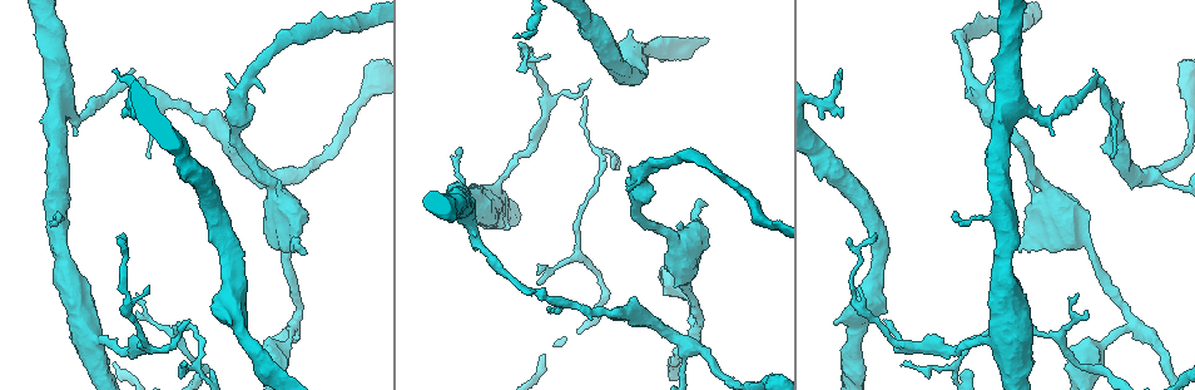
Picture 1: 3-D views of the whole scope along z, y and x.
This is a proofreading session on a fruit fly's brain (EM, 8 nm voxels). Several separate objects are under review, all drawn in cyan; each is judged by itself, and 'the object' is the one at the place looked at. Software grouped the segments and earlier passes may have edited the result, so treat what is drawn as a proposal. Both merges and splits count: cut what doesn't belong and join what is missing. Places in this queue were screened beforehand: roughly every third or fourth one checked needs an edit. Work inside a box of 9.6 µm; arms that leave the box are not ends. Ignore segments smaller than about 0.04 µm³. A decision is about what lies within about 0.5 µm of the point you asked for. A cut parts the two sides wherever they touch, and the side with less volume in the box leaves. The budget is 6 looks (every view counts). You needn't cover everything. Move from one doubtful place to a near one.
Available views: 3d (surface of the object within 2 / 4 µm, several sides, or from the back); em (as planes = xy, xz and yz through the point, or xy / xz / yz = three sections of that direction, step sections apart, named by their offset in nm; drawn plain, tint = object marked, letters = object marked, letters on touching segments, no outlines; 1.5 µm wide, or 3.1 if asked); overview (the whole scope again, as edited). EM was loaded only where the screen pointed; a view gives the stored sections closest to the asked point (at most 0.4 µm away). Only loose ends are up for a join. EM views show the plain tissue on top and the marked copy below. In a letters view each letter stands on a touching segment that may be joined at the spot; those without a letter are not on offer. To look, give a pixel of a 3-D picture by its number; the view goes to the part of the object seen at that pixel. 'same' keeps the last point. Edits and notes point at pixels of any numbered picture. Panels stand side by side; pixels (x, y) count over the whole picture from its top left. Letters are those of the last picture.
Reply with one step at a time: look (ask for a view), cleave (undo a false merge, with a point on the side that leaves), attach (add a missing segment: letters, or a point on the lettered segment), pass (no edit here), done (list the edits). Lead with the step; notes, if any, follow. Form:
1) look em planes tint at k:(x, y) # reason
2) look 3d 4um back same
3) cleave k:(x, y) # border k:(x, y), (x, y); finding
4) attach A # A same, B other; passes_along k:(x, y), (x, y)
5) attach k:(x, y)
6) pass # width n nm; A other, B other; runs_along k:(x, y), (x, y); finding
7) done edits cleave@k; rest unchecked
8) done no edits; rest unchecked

look em planes letters at 1:(526, 39)

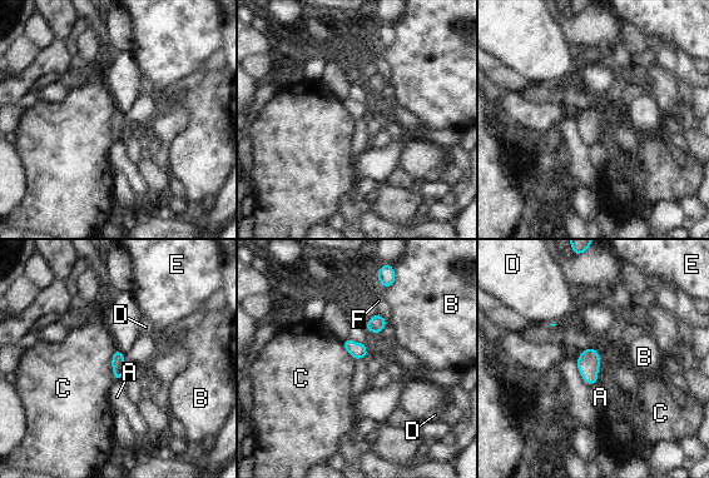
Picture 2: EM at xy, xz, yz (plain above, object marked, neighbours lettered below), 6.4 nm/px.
pass # A other, B other, C other, D other, E other, F other; border 2:(115, 349), (112, 357), (113, 381); none of them fits

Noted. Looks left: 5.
look em xy step 4 tint at 1:(694, 327) # branch point

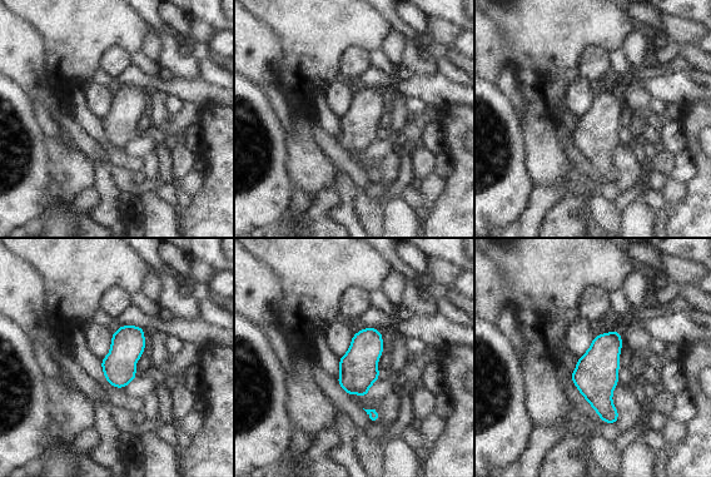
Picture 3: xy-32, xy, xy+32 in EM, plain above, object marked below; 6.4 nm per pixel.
look em yz step 4 tint same # cut it another way

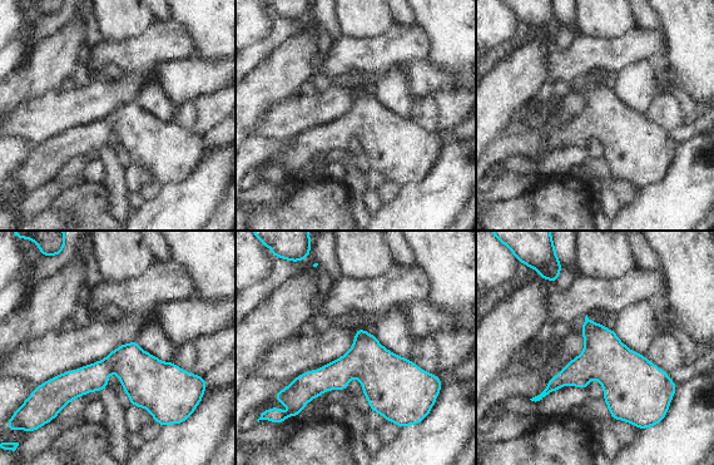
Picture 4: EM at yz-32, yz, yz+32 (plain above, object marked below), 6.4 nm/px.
look em yz step 4 letters same

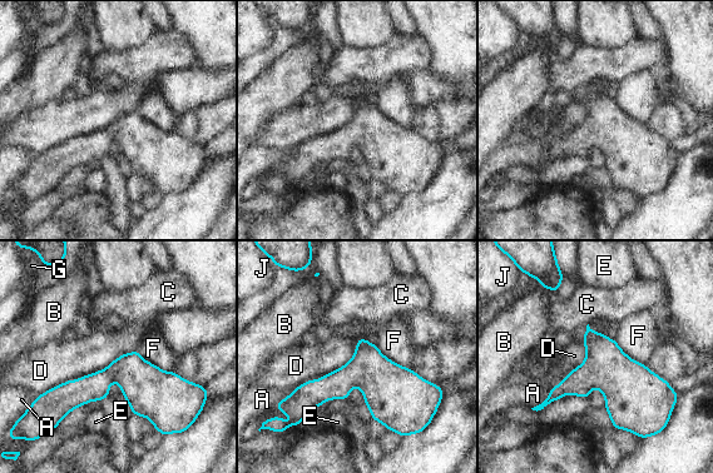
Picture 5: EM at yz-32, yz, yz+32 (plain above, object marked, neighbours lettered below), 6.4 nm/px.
pass # width 240 nm; A other, B other, C other, D other, E other, F other, G other, J other; border 5:(137, 349), (39, 396); all the same neuron

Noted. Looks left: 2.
look em planes tint at 1:(137, 312) # an open end

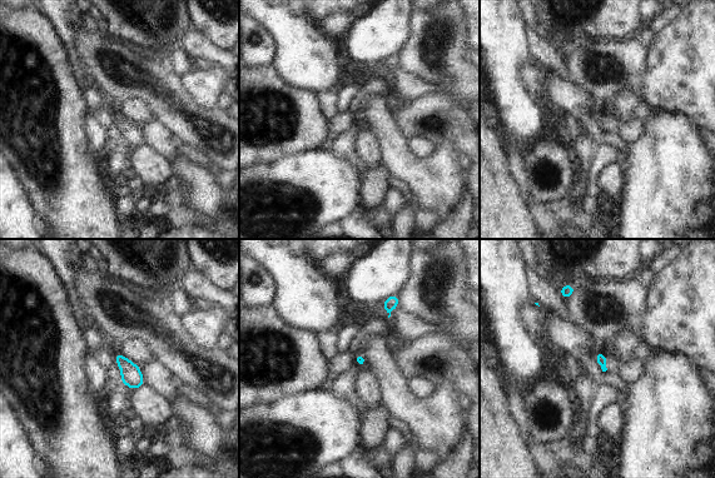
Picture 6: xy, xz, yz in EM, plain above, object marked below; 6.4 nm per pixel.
look em planes letters same

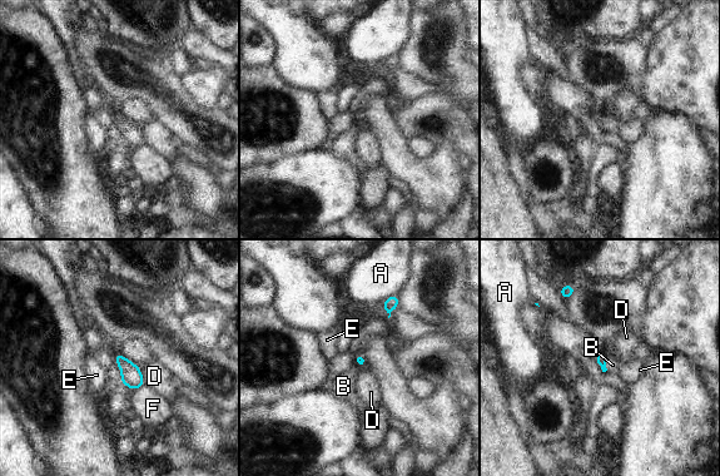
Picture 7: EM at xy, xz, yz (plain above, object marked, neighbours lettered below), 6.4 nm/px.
attach B # A other, B same, D other, E other, F other; the neuron continues

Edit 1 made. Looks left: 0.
done edits attach@7; rest unchecked

